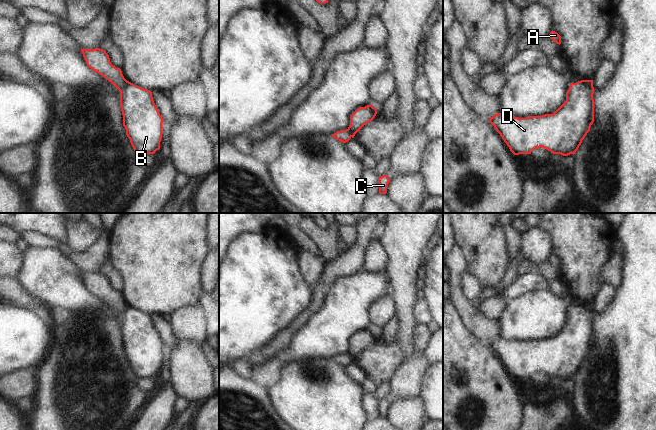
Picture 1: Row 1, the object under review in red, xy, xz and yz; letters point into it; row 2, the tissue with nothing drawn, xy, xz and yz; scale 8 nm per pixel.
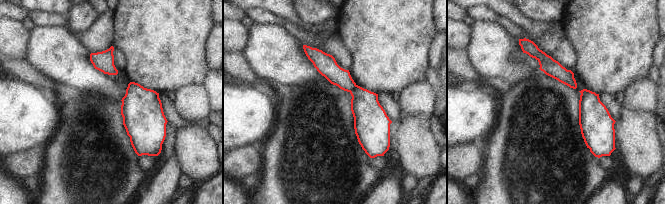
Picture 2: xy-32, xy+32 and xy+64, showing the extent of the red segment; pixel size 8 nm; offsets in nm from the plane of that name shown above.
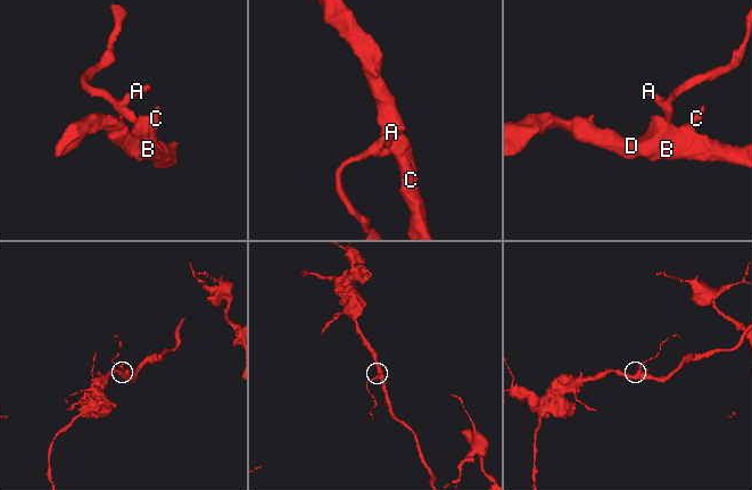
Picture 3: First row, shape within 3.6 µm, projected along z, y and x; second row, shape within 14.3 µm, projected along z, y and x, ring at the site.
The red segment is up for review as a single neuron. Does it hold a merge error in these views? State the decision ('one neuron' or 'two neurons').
two neurons

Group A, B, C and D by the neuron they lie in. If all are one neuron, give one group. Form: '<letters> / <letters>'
A / B C D

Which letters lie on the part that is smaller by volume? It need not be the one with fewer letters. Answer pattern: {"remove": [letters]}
{"remove": ["A"]}

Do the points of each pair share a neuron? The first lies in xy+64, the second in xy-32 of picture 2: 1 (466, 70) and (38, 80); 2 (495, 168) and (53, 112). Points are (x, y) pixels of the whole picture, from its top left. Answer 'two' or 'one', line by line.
1: one
2: two

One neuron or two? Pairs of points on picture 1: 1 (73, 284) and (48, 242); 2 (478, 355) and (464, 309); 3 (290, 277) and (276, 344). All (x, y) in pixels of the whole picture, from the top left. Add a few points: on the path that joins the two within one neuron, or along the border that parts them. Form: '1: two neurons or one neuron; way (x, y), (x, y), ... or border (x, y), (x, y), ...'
1: two neurons; border (28, 246), (57, 248)
2: two neurons; border (458, 313), (464, 326), (487, 344)
3: two neurons; border (297, 316), (263, 348)

